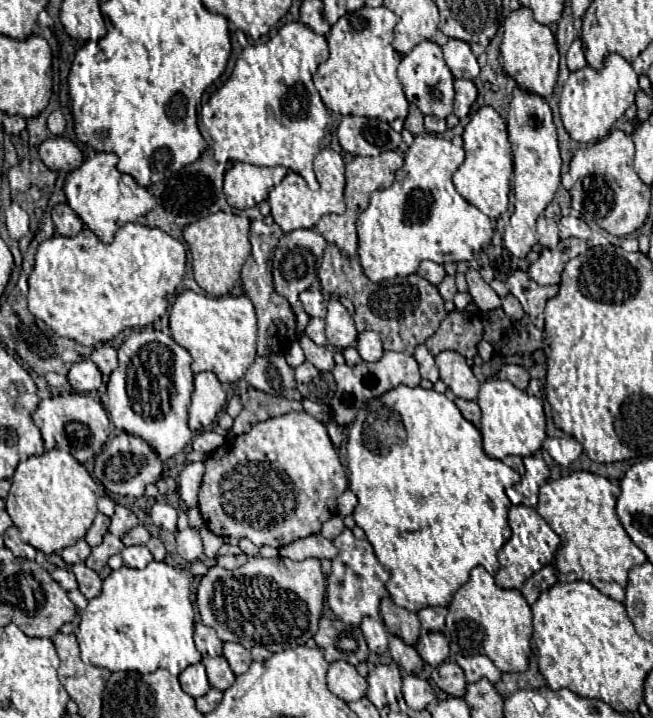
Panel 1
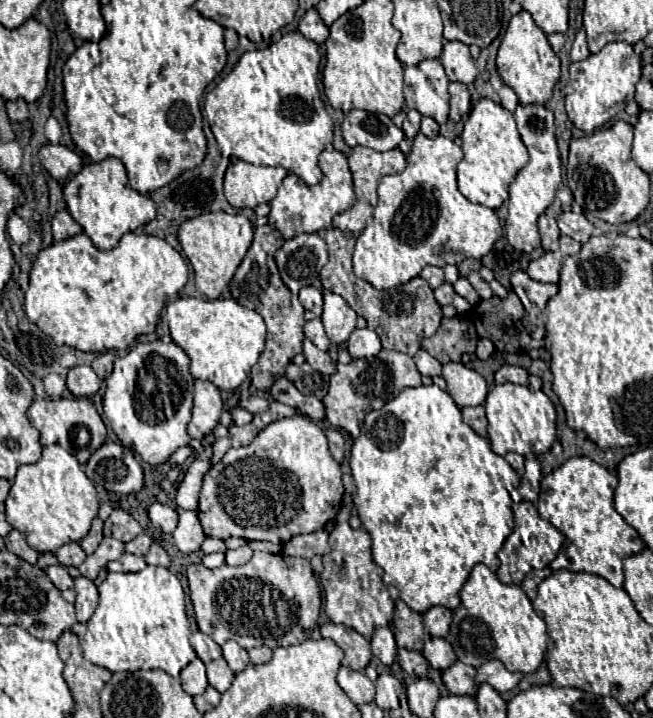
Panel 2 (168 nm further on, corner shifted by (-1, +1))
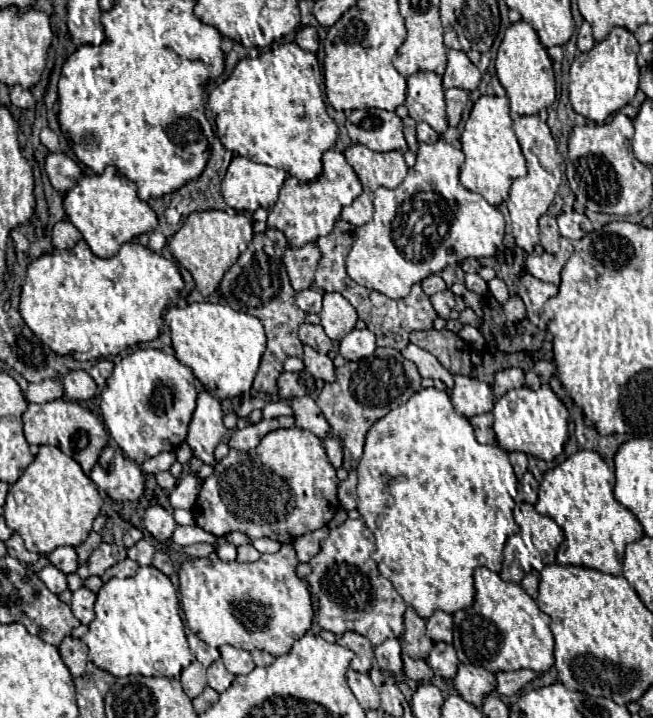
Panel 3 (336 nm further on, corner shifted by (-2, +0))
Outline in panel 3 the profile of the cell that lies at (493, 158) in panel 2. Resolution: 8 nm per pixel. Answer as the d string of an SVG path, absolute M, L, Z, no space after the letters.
M480 96L470 112L470 118L466 120L460 142L462 152L466 154L466 162L460 170L460 182L468 190L482 194L490 204L498 206L508 198L510 184L526 174L526 160L512 130L508 98Z

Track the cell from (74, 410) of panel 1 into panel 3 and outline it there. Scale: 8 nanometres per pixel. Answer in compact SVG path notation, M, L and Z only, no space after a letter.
M64 398L44 402L44 404L28 404L28 410L24 412L22 422L24 422L24 436L30 446L50 444L60 448L66 456L74 458L86 474L90 474L100 452L108 446L108 432L104 424L92 412L84 410L80 404Z

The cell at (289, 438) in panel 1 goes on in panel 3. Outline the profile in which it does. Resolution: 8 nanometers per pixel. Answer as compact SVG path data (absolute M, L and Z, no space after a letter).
M282 428L266 434L250 452L230 450L230 454L214 466L214 474L202 482L202 490L192 508L192 514L196 524L214 536L226 536L238 530L248 534L252 540L266 536L286 544L292 542L292 538L314 532L332 520L340 506L336 496L338 484L340 480L336 478L334 466L330 466L326 458L322 440L308 430Z

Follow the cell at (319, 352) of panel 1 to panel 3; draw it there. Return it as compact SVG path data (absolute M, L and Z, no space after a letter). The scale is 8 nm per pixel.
M304 346L304 368L310 370L316 378L322 378L324 382L334 382L334 366L332 360L326 354L318 354L314 348Z

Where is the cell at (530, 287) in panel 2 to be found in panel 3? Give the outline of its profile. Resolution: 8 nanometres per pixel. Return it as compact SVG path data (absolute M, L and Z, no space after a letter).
M528 272L520 278L520 284L518 284L518 296L526 302L528 312L530 314L536 314L536 316L542 314L544 302L548 298L552 298L556 292L558 292L558 286L548 284L548 282L542 282L542 280L534 278Z

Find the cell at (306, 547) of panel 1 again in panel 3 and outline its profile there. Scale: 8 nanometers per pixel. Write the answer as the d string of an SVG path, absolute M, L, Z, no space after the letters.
M320 528L320 530L314 530L310 534L304 534L300 538L294 540L294 548L296 548L296 556L300 562L308 562L314 554L318 554L320 550L320 542L328 536L328 528Z

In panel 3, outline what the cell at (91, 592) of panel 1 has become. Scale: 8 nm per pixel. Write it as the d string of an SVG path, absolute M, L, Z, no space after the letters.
M80 588L74 592L72 596L72 612L74 616L82 622L82 624L90 624L94 620L94 602L96 602L96 594L90 592L88 588Z

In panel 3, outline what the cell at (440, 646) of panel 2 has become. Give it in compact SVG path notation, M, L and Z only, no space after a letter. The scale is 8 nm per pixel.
M438 642L430 656L428 656L428 666L438 672L442 678L454 678L456 670L458 670L458 656L456 650L450 644Z

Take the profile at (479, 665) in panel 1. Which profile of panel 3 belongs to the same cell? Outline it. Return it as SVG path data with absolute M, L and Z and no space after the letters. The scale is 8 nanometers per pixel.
M512 670L512 672L498 672L496 674L496 692L504 694L504 696L512 696L516 692L522 690L522 686L526 686L528 682L532 682L534 678L538 678L536 672L532 670Z

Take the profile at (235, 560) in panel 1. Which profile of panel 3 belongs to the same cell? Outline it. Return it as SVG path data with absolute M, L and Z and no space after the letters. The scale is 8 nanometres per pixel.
M238 546L238 562L256 562L262 554L252 546Z

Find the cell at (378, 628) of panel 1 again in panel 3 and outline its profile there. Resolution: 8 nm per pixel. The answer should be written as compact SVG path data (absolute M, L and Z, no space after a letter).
M390 638L384 644L374 648L374 656L376 662L382 670L398 674L402 672L402 658L400 658L400 640L398 638Z

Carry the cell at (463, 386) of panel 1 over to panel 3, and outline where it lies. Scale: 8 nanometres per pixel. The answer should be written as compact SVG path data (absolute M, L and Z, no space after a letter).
M454 376L454 390L452 390L452 404L458 414L464 418L472 418L476 414L490 412L494 408L492 388L486 382L466 376Z

